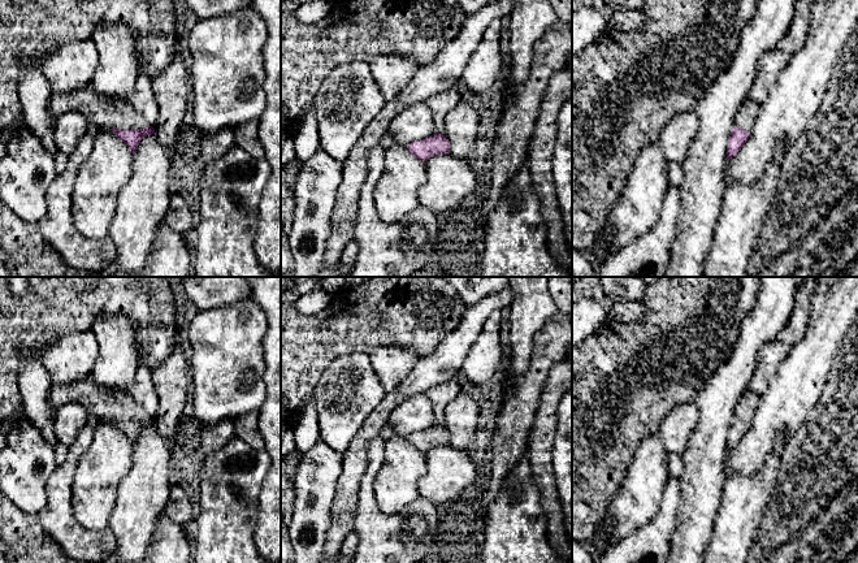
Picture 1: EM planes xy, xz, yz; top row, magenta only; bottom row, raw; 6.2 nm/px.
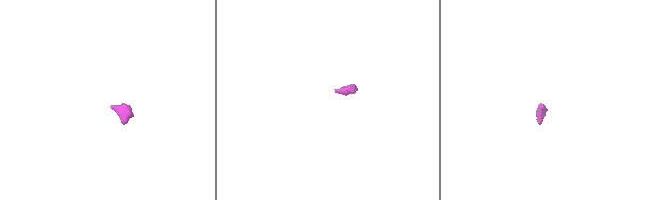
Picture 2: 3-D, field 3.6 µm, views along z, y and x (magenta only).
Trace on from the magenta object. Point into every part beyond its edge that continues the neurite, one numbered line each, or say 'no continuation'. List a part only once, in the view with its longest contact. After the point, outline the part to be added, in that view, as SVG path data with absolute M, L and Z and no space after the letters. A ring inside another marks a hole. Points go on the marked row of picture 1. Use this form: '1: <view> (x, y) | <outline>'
1: xy (105, 112) | M92 85L70 92L53 92L49 100L52 113L58 117L69 111L83 114L88 122L103 129L143 129L148 124L126 100L99 95Z

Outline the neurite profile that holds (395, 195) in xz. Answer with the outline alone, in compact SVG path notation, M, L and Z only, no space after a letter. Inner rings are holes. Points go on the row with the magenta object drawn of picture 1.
M394 143L386 150L382 176L374 187L374 205L384 222L393 224L412 217L420 205L419 189L428 181L425 161L412 155L407 146Z

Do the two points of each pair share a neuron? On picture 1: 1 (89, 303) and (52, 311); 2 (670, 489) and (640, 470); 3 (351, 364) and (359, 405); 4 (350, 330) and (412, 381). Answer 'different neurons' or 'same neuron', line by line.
1: same neuron
2: different neurons
3: same neuron
4: different neurons

